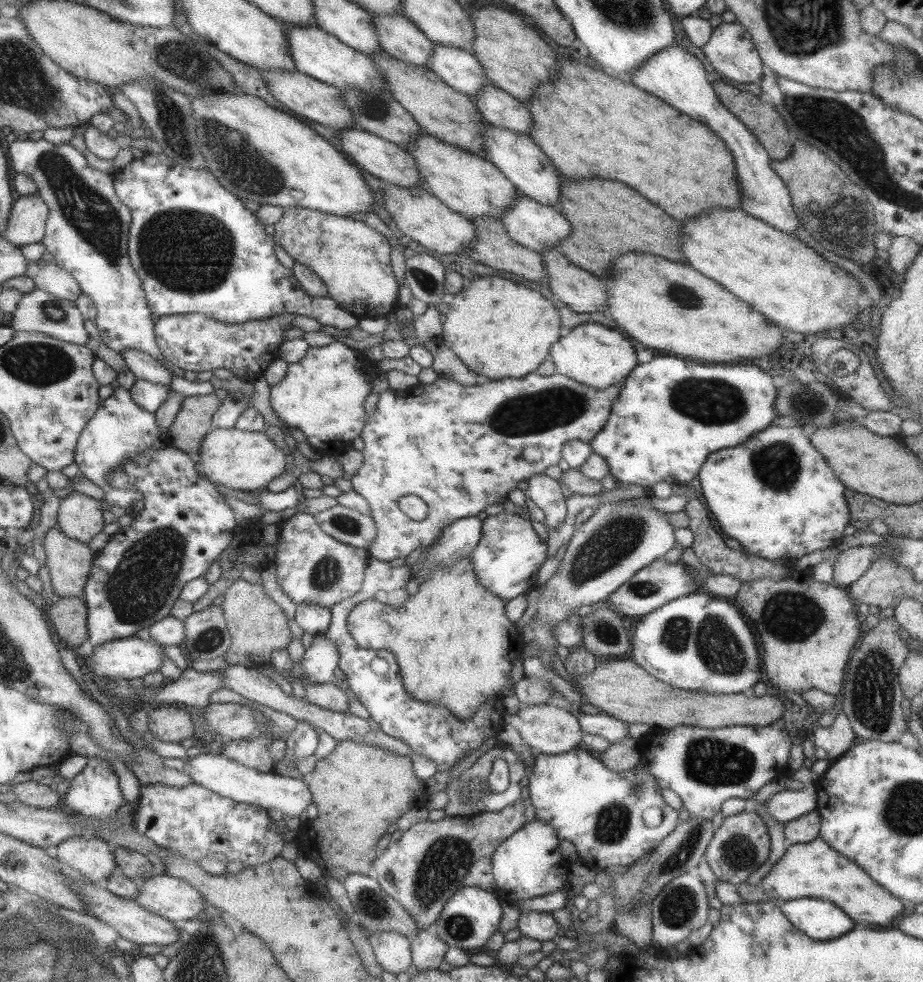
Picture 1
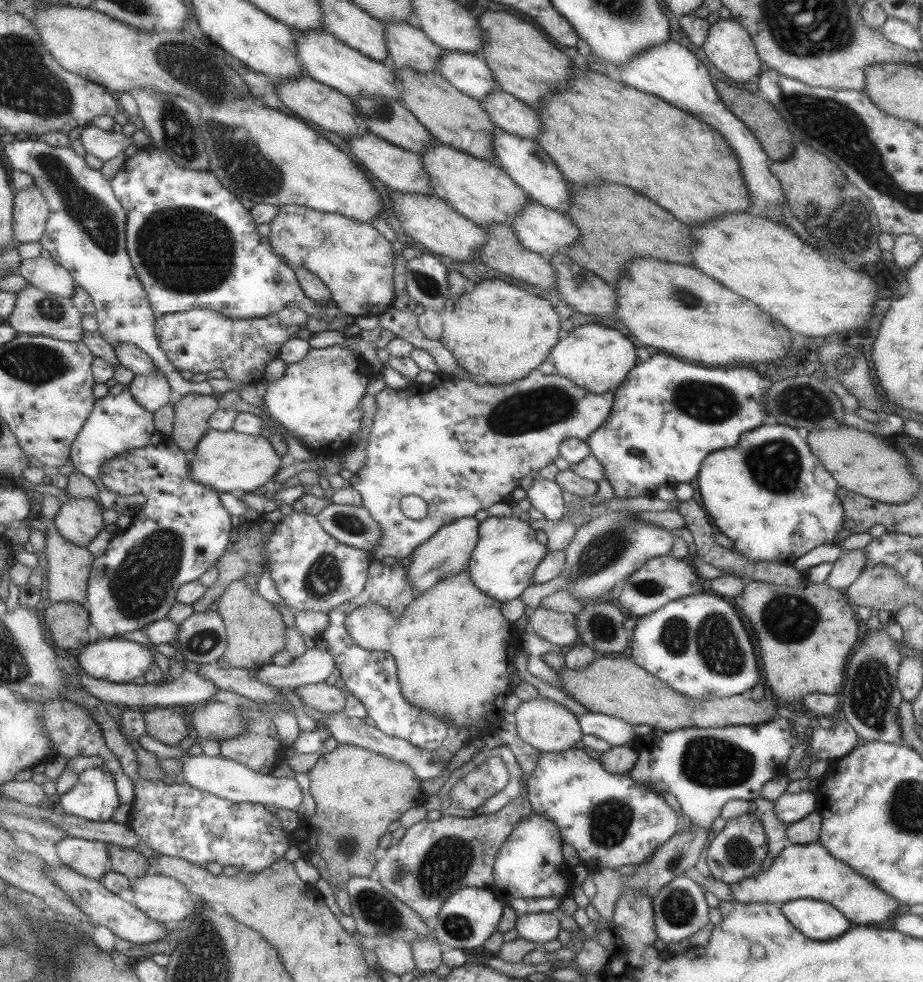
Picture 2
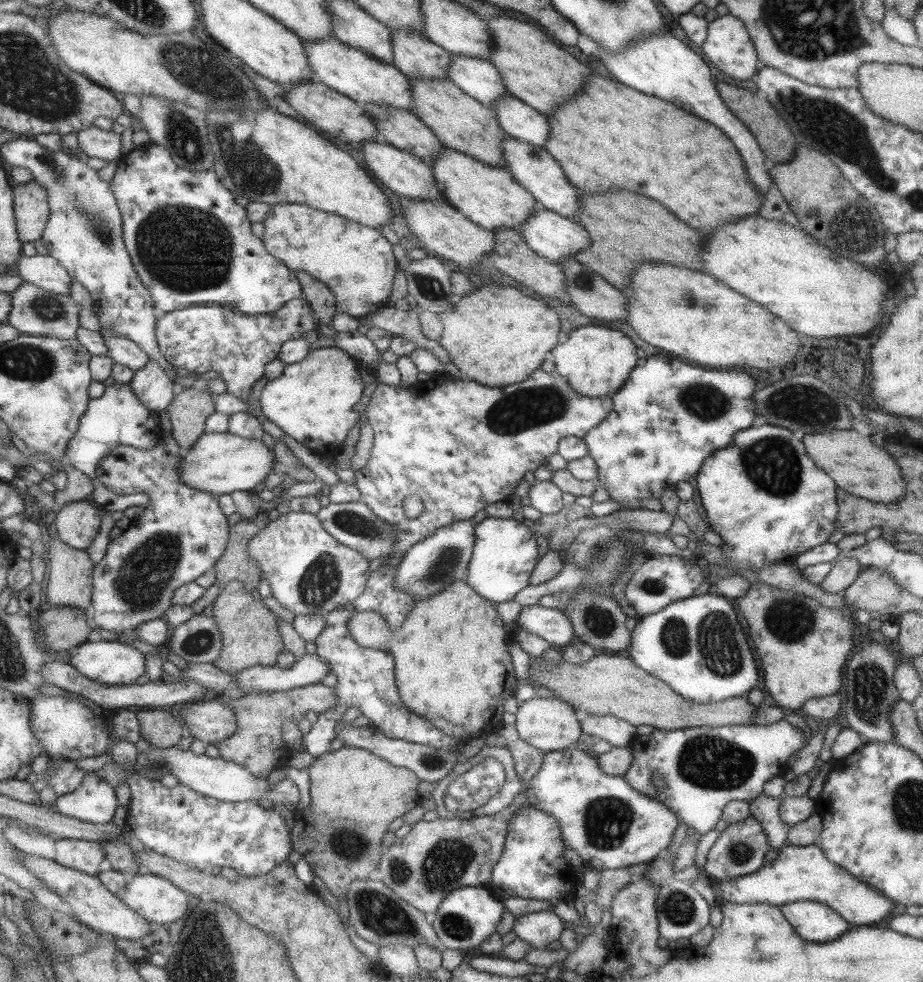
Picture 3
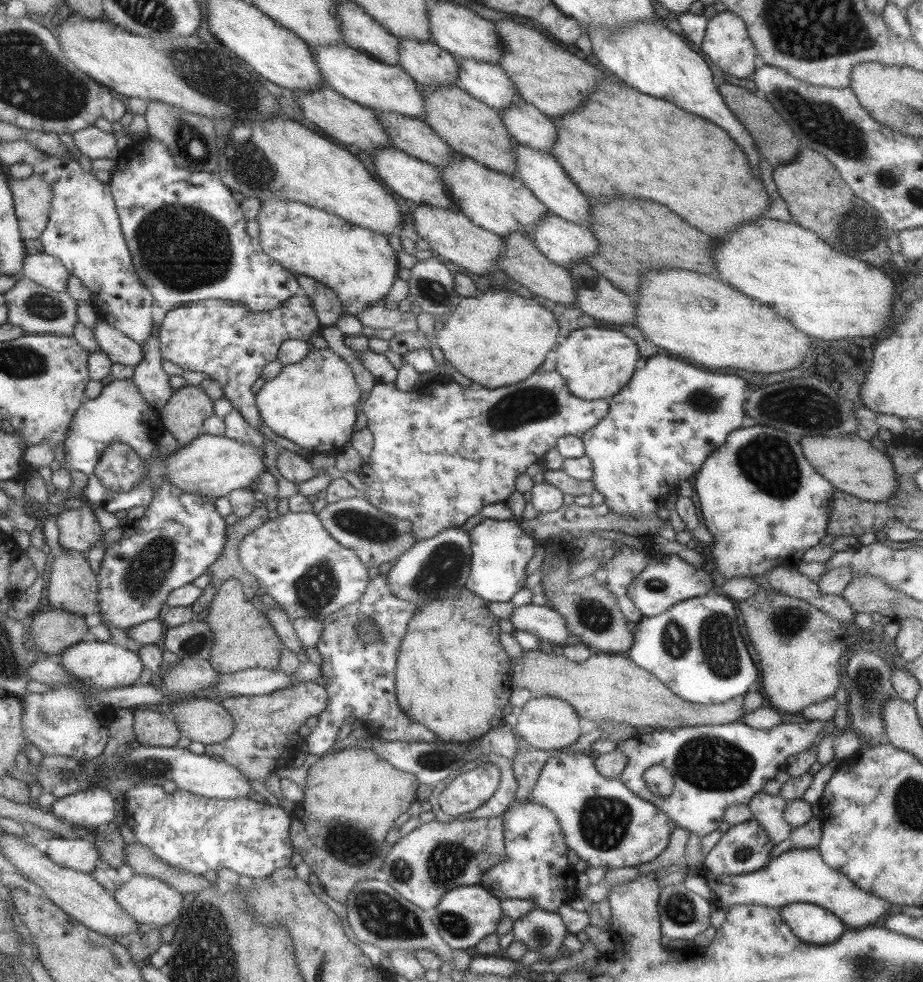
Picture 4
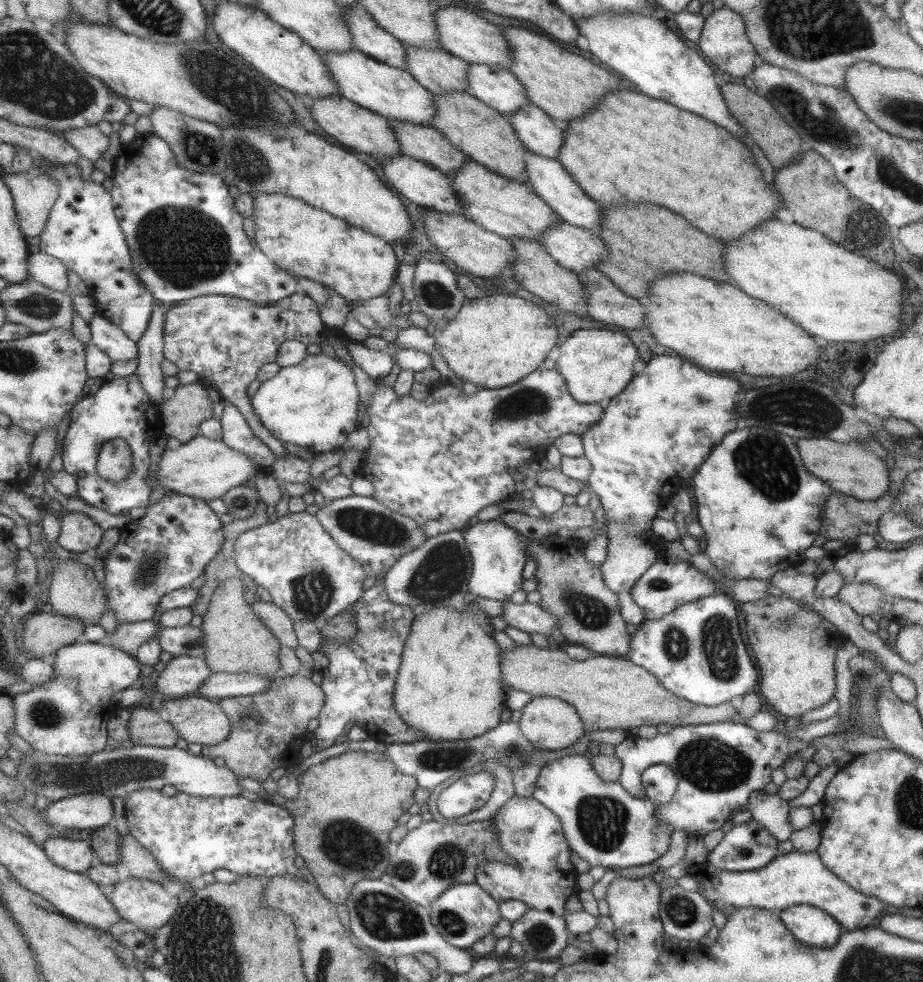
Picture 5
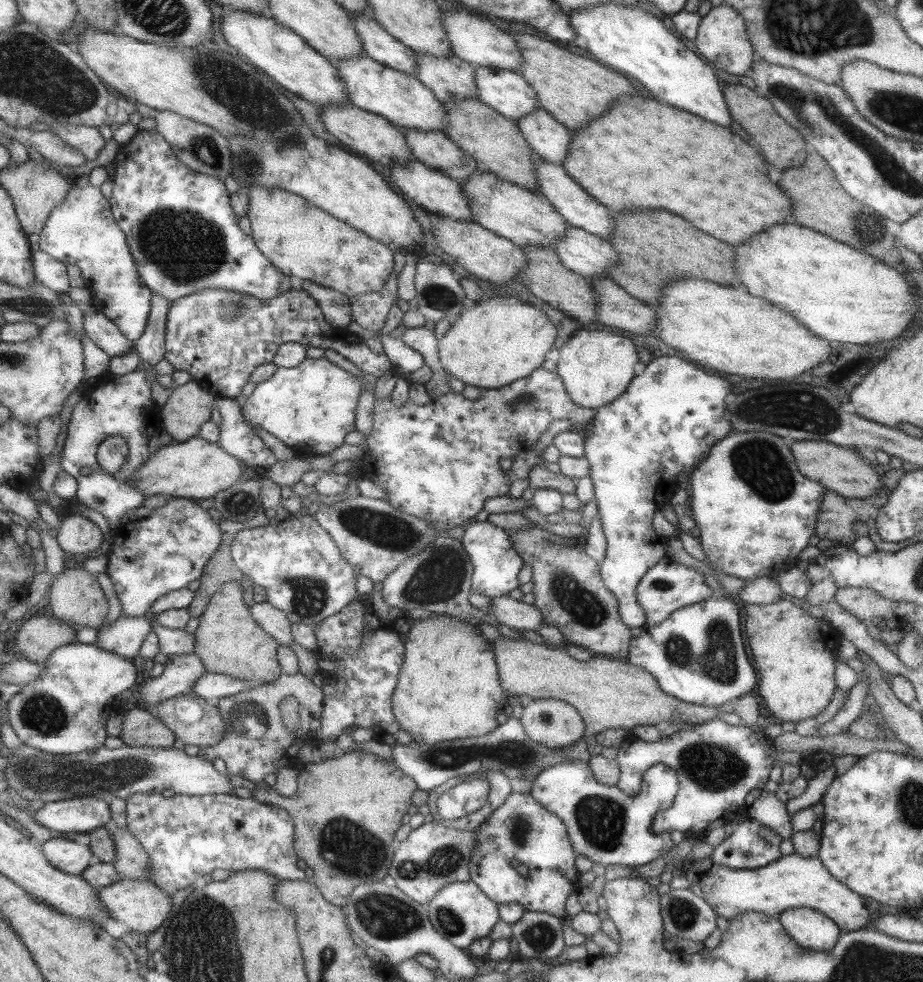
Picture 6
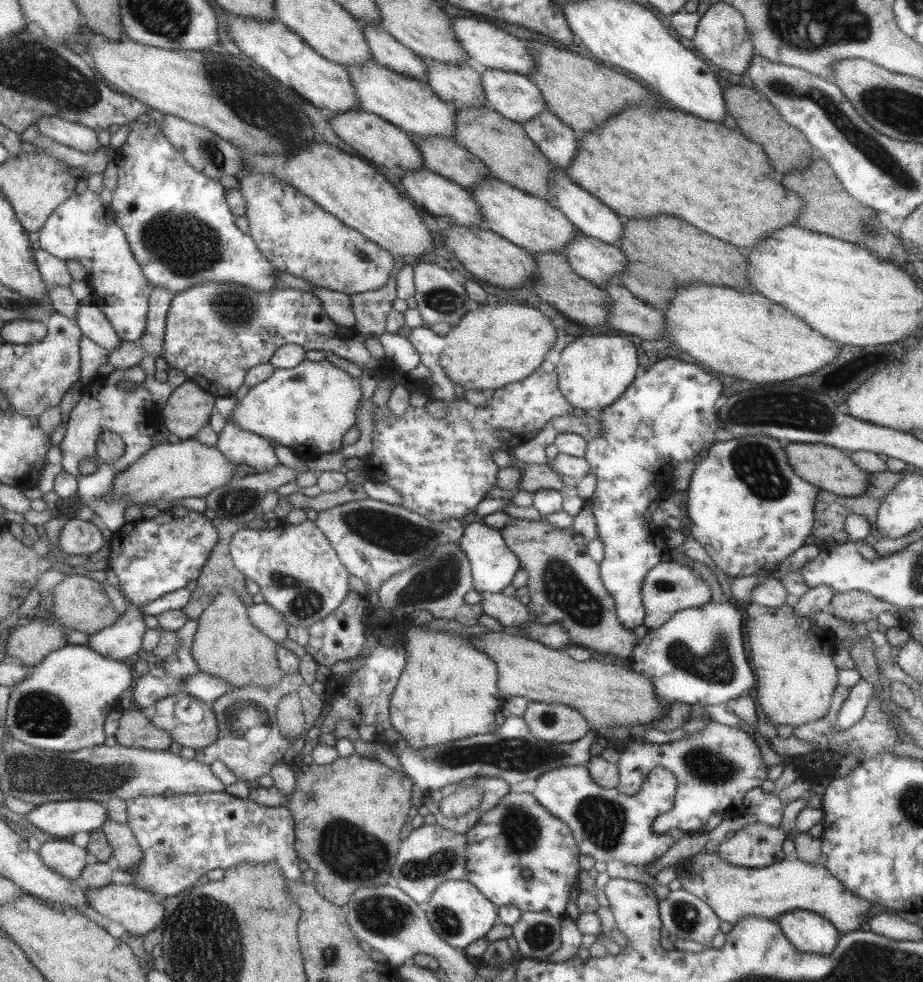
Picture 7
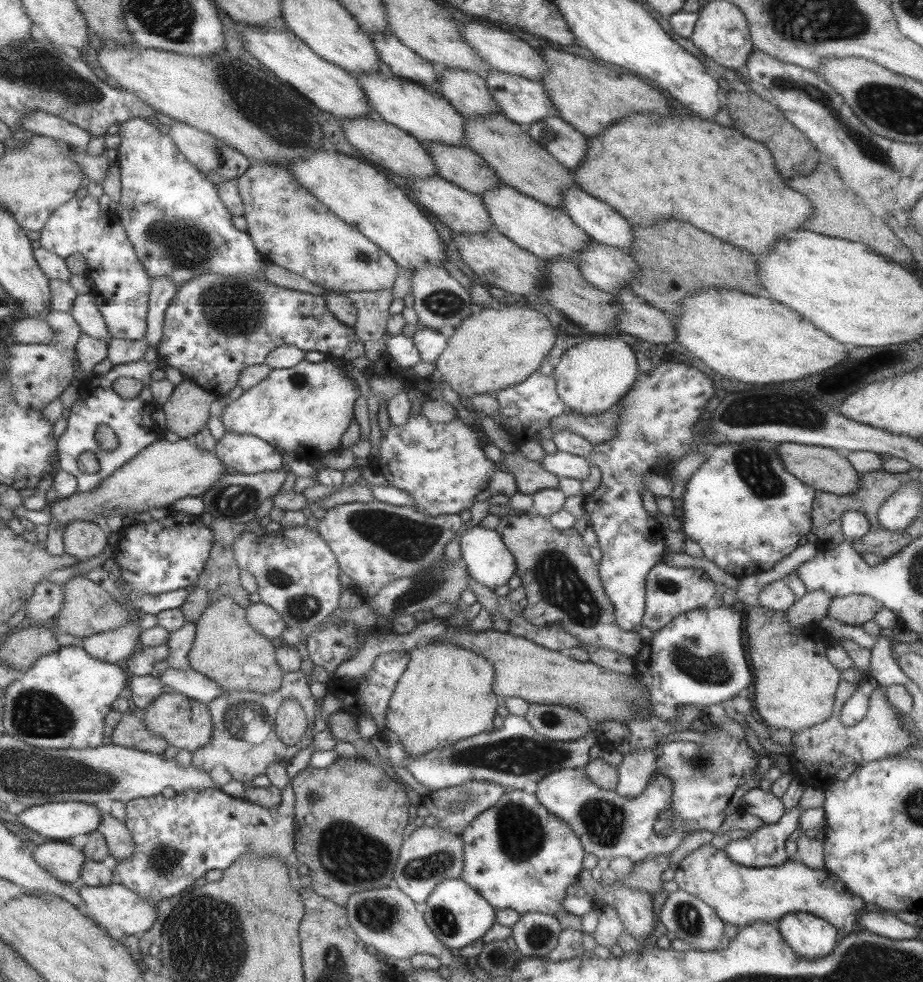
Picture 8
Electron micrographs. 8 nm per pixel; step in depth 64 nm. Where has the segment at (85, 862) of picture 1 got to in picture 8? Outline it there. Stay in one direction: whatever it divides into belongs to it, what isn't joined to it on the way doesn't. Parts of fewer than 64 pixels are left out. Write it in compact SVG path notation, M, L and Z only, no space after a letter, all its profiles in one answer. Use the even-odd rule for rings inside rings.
M46 840L31 850L33 860L51 876L65 883L73 882L79 876L85 856L70 844Z

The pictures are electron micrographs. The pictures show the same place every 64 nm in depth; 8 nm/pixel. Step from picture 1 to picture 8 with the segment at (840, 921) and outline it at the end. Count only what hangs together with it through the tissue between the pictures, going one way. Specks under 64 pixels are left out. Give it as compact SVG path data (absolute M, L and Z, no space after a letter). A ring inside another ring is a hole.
M803 912L782 916L778 920L778 931L791 950L807 960L827 956L839 941L832 924Z

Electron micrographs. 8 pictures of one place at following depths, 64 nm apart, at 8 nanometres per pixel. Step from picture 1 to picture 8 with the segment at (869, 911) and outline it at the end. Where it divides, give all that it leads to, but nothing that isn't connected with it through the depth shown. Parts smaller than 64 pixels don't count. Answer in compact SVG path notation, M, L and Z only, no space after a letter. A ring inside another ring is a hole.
M709 843L692 850L675 863L672 880L679 890L709 905L724 924L734 924L738 928L752 922L778 921L787 914L803 912L826 920L837 929L839 937L843 937L859 929L856 914L869 907L859 896L851 894L837 875L825 868L813 870L794 860L763 868L741 866L733 862L723 849L713 848Z

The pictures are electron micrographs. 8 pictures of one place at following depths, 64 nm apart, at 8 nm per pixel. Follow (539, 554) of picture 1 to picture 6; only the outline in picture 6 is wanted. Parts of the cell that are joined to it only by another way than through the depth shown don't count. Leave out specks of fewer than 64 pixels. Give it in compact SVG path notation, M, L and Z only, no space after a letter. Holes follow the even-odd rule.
M486 521L473 522L471 526L465 528L460 542L472 565L471 591L473 593L495 598L495 596L509 596L510 591L519 588L517 574L523 567L523 561L511 548L508 530L497 528Z

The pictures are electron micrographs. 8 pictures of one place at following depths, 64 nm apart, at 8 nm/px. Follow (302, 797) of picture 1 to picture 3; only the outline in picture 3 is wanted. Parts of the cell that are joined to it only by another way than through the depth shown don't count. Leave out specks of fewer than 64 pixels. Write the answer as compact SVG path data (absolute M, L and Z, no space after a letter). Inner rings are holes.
M178 746L137 751L132 770L143 780L150 782L158 782L162 776L165 776L166 772L170 772L177 778L178 784L215 800L239 802L243 799L257 801L259 798L266 798L270 799L271 802L280 802L291 808L299 802L299 790L295 787L295 783L288 778L278 781L272 786L268 784L266 778L252 776L247 769L234 762L223 760L220 757L211 758L204 753L195 755L189 749L181 750Z

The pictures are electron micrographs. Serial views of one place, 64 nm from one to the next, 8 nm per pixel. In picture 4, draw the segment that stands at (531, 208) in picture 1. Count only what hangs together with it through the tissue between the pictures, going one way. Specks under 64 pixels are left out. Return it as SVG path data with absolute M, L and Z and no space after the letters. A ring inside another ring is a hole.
M548 212L548 215L540 220L532 231L531 240L539 252L542 252L552 263L566 269L578 262L585 262L588 256L598 252L598 242L591 229L581 224L567 222L553 213Z

